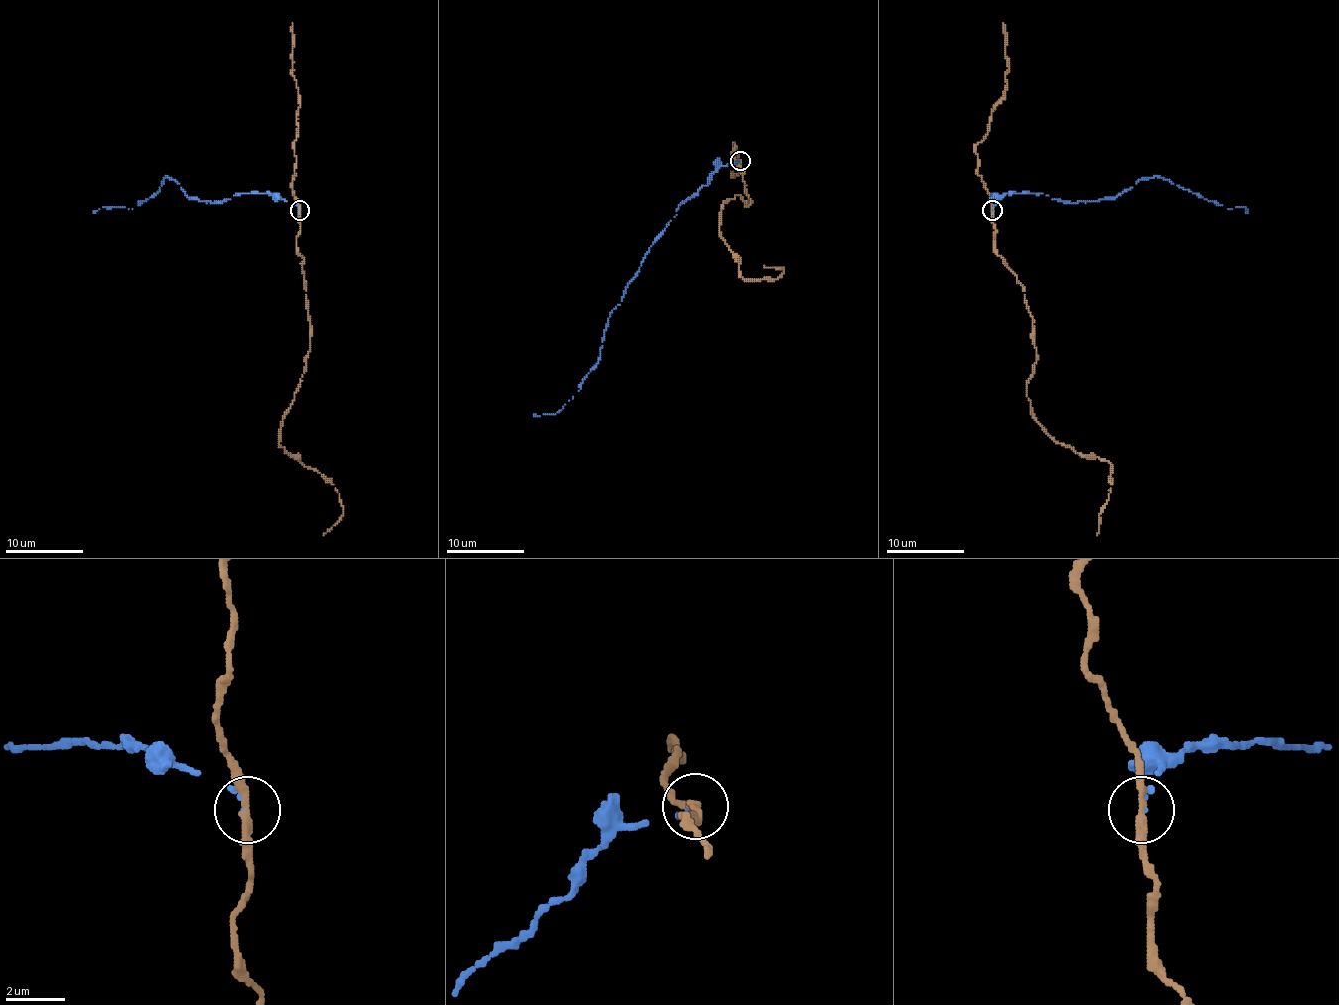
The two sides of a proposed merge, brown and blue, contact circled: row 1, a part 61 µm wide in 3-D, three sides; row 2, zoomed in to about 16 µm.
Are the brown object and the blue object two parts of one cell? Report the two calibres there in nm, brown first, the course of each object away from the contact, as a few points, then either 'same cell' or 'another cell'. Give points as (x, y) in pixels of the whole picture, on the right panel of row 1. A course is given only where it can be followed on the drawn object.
calibres 280 and 160 nm; course brown (991, 211), (995, 252), (1025, 291), (1032, 318), (1030, 412), (1056, 441), (1110, 465), (1097, 535); course blue (993, 211), (1007, 193), (1066, 203), (1112, 199), (1159, 175), (1245, 213); another cell

